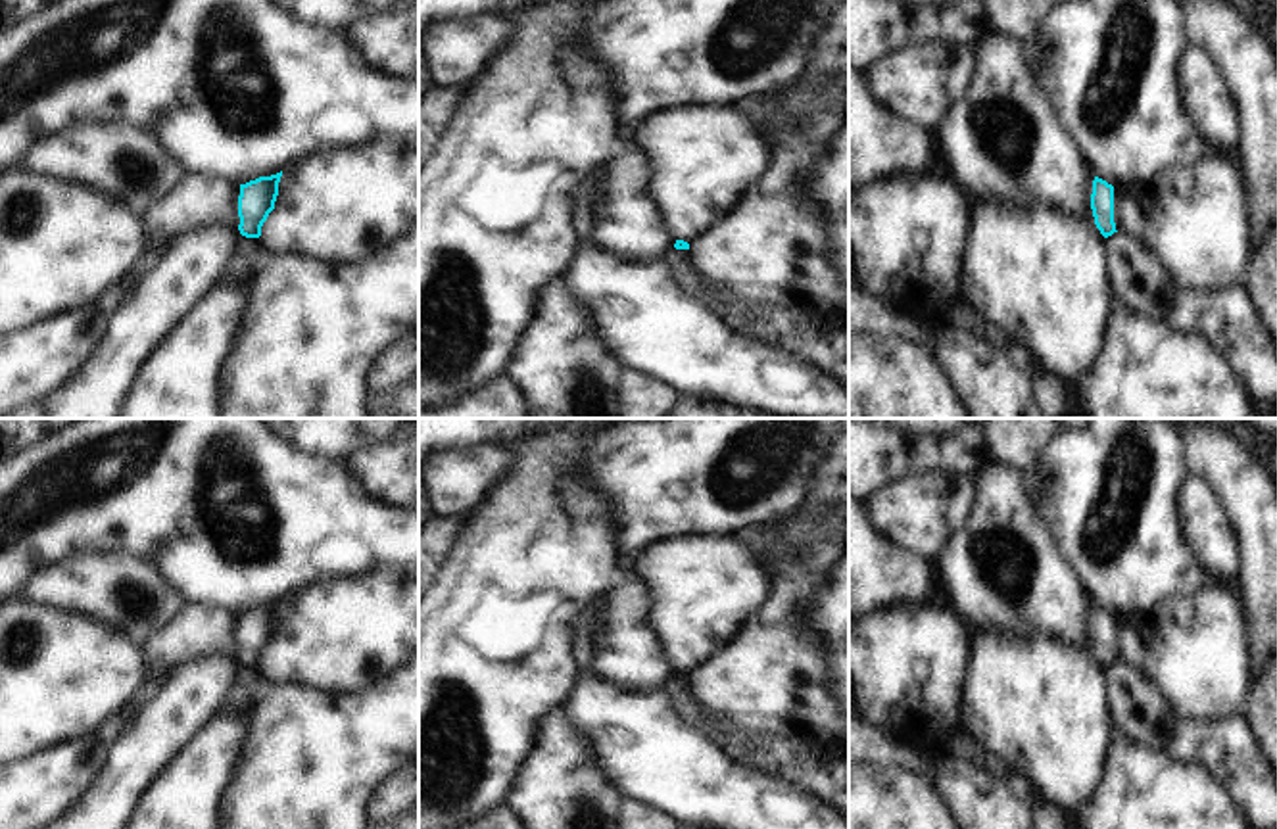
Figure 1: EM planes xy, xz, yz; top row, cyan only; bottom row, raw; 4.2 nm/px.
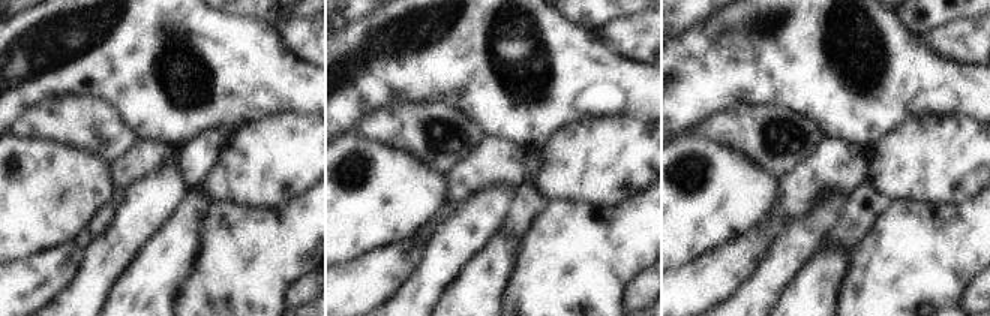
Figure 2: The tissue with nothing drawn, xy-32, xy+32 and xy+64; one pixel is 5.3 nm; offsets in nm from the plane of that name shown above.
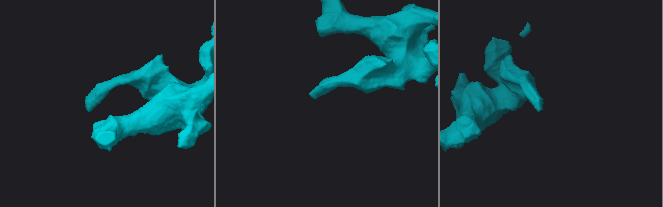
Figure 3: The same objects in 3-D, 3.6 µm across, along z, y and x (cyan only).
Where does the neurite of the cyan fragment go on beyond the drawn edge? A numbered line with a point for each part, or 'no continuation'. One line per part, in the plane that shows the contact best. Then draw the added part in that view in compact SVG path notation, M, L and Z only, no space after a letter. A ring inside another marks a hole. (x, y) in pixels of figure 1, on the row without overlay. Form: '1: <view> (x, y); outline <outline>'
no continuation

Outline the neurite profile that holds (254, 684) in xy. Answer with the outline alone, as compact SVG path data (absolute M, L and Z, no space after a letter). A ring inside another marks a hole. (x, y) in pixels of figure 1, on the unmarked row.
M242 666L240 681L234 689L232 700L248 702L252 699L263 699L275 683L259 670Z

